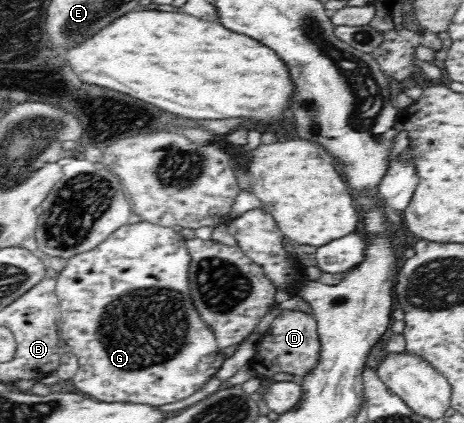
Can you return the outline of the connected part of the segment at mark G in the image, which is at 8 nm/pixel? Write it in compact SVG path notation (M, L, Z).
M147 221L123 225L109 234L92 250L67 258L65 267L58 271L55 295L58 297L58 304L62 313L58 324L61 342L71 347L70 351L77 356L79 361L79 369L72 377L72 381L79 391L82 391L87 397L95 397L95 399L105 403L137 403L157 407L165 405L165 403L177 403L177 401L183 401L183 399L195 395L213 377L216 377L217 371L220 370L227 357L217 345L217 338L213 330L201 319L201 315L197 313L197 309L191 301L191 295L189 295L190 283L187 283L190 261L190 253L180 233L175 233L172 228L162 227Z

